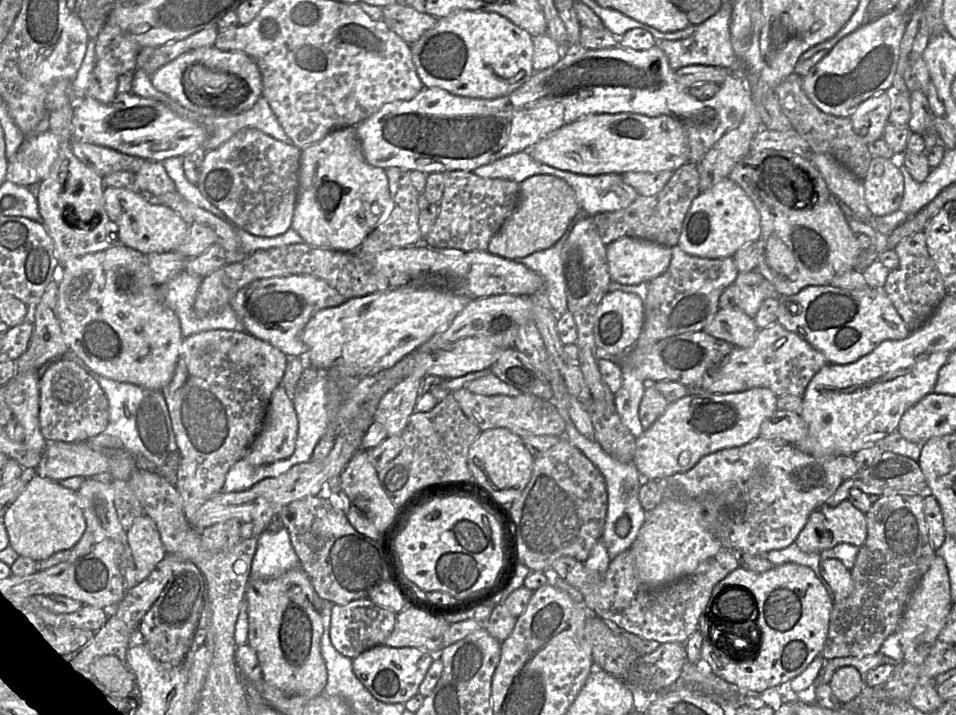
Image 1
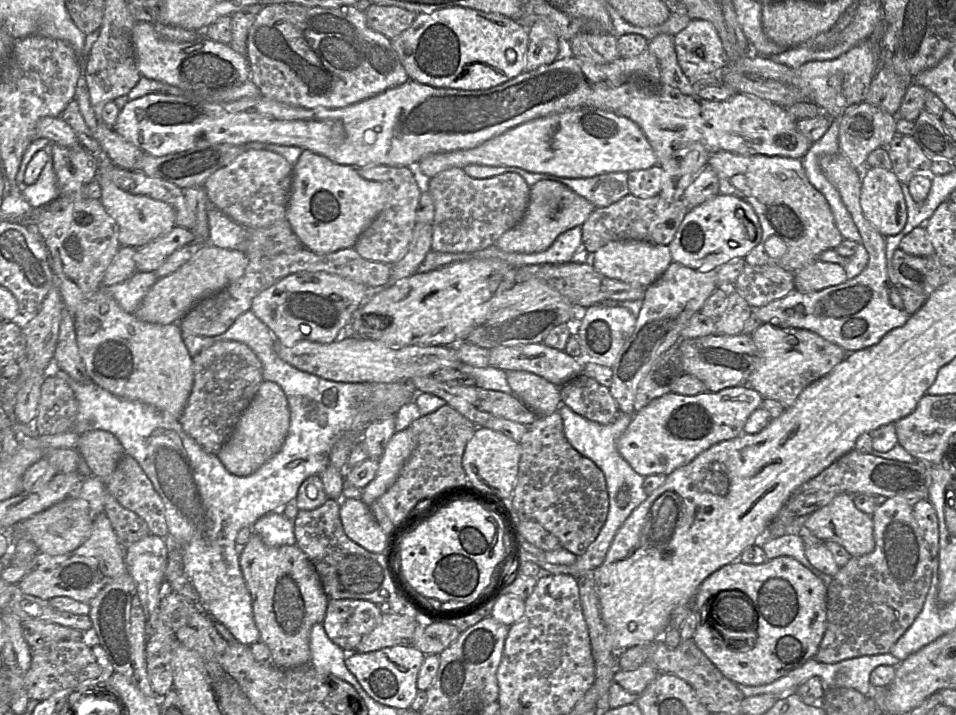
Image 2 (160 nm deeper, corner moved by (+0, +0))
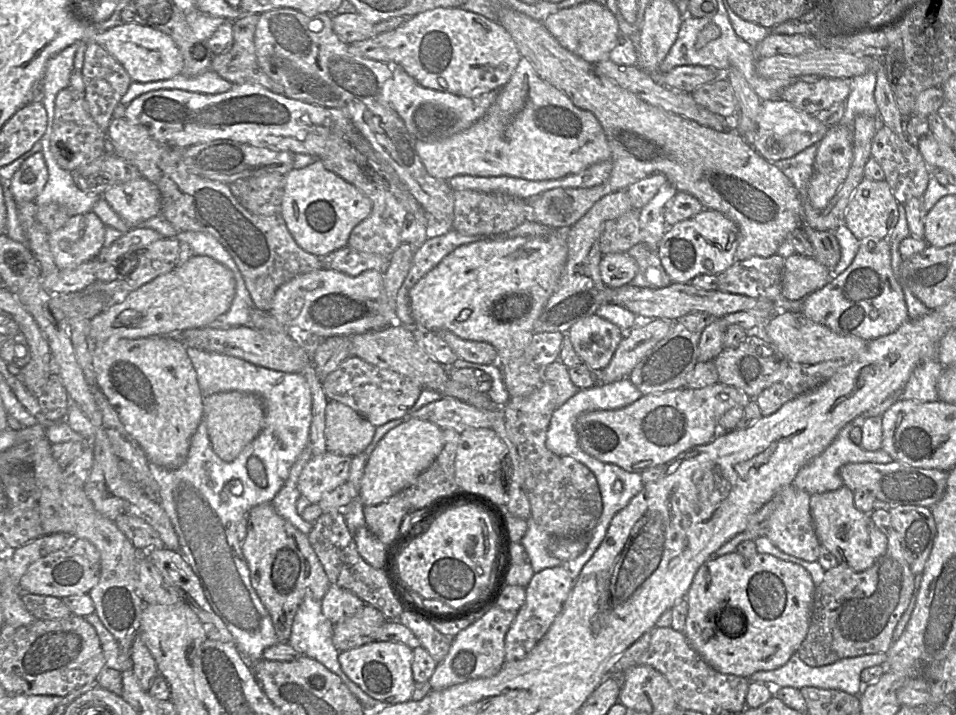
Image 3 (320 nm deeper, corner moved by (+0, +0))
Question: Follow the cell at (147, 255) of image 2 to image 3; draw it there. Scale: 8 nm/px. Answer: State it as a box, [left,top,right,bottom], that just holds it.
[96,227,162,282]

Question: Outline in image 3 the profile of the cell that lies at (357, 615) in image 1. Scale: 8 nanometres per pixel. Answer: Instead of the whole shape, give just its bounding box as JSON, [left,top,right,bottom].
[321,584,365,625]

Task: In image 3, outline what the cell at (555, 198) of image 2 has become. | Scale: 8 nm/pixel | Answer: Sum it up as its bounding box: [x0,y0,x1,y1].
[497,8,841,271]

